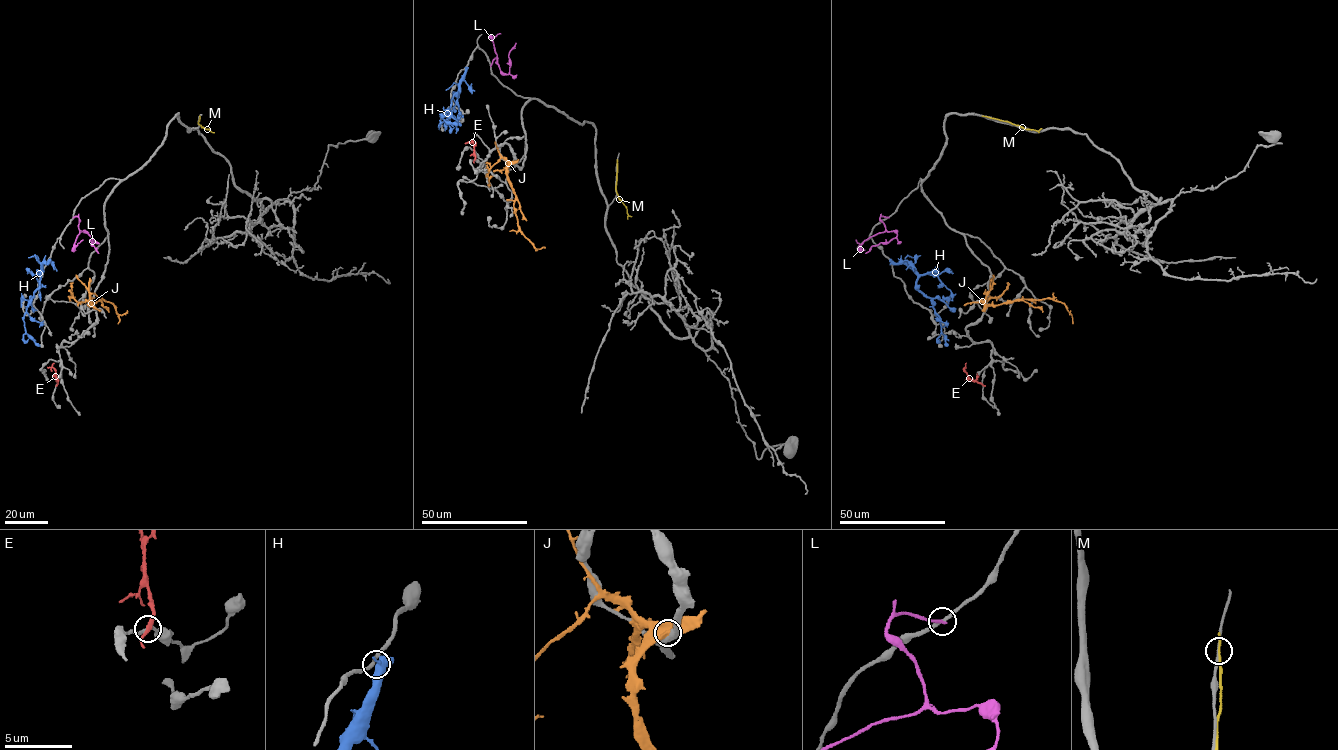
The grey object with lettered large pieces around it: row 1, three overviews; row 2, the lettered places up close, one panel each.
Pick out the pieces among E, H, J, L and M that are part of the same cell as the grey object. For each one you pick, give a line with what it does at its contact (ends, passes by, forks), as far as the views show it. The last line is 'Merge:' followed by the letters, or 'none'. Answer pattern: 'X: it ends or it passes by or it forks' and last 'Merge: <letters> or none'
Merge: none

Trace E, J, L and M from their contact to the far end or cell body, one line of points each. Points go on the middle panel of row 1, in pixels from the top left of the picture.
E: (474, 159), (471, 143)
J: (512, 163), (507, 168), (507, 175), (515, 195), (513, 208), (519, 229), (536, 249), (544, 247)
L: (490, 65), (496, 57), (500, 70), (508, 74), (510, 50), (516, 43)
M: (617, 162), (615, 190), (627, 209), (627, 219)

